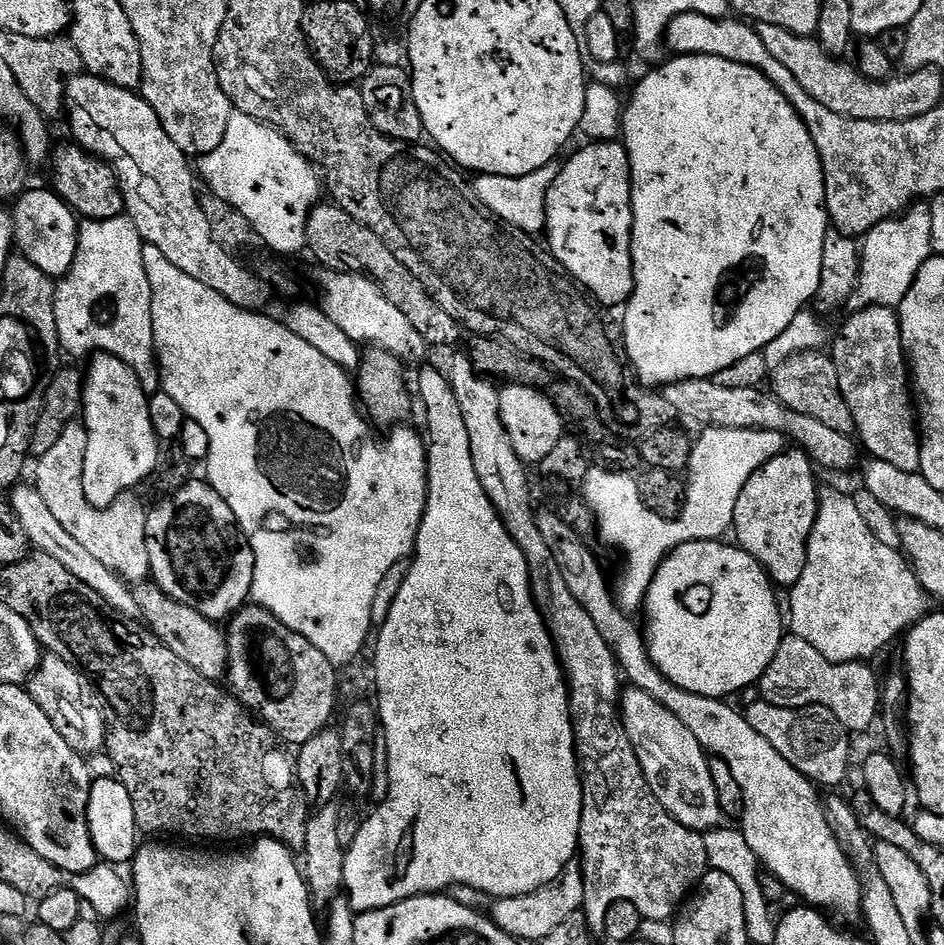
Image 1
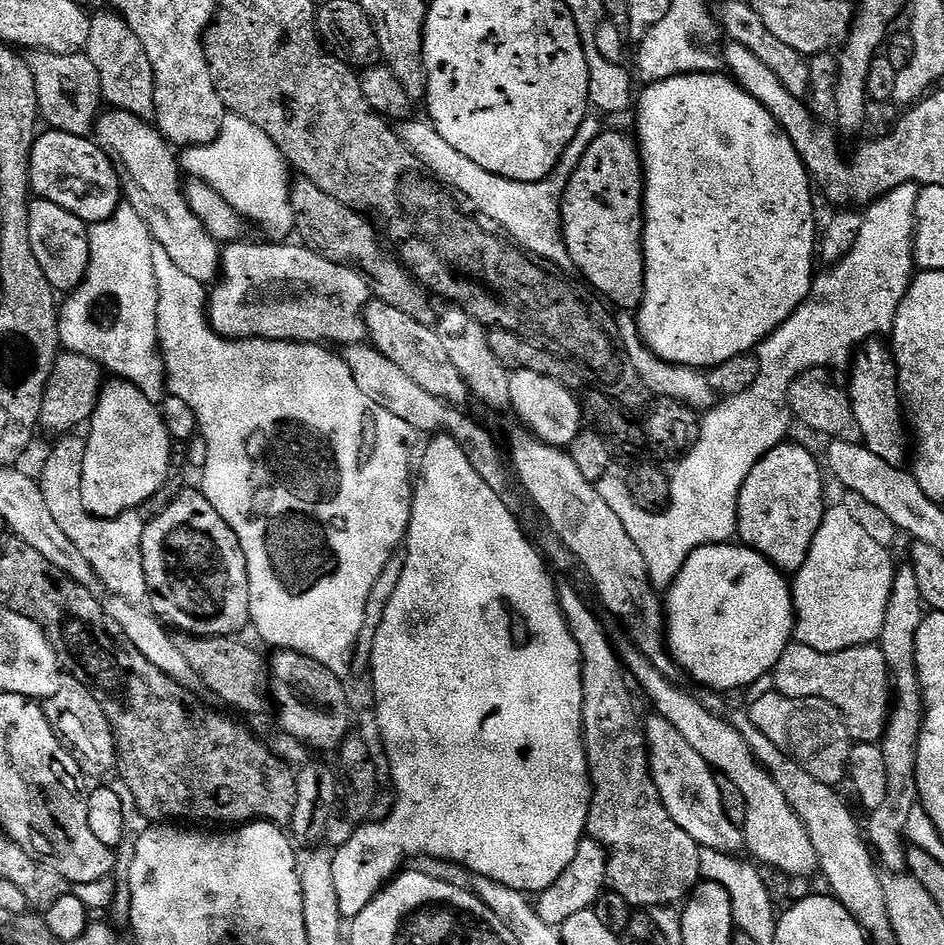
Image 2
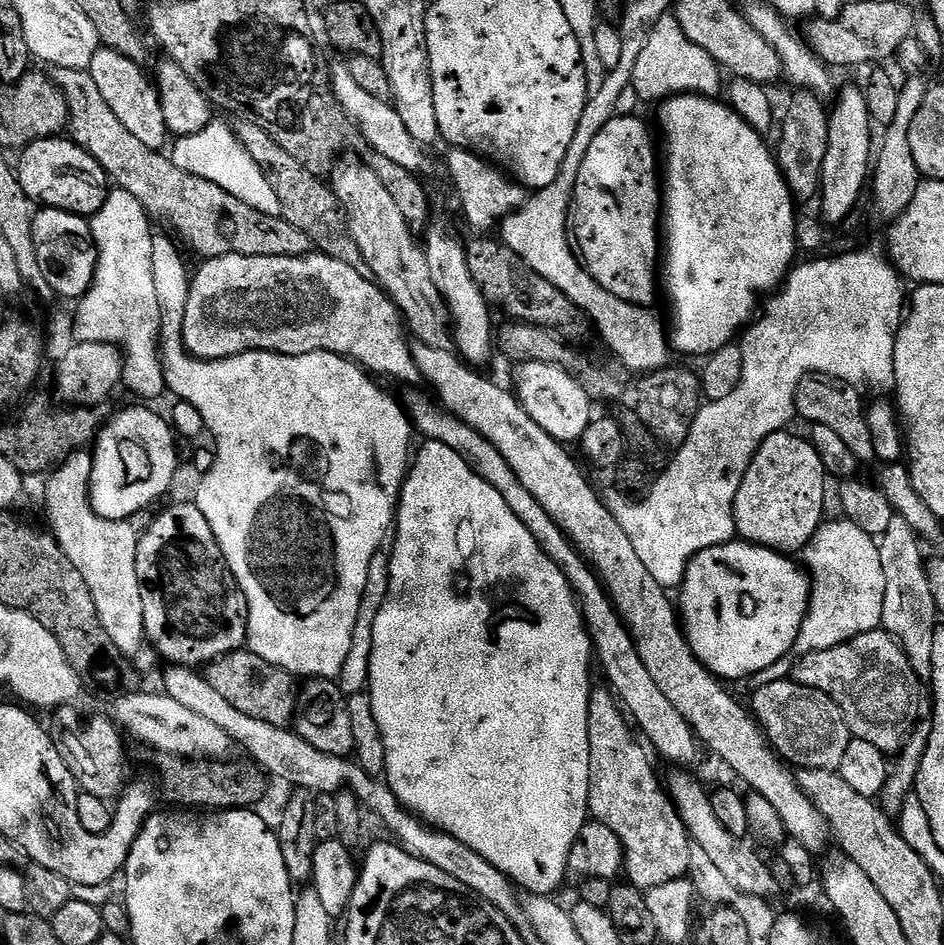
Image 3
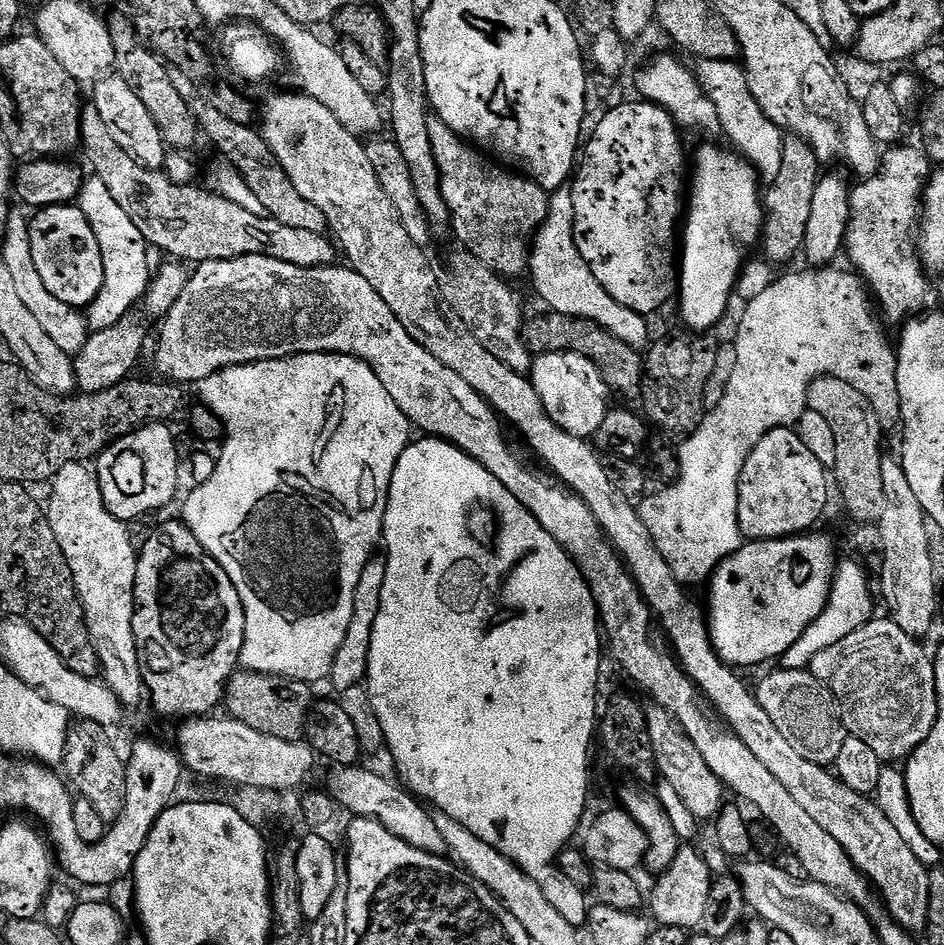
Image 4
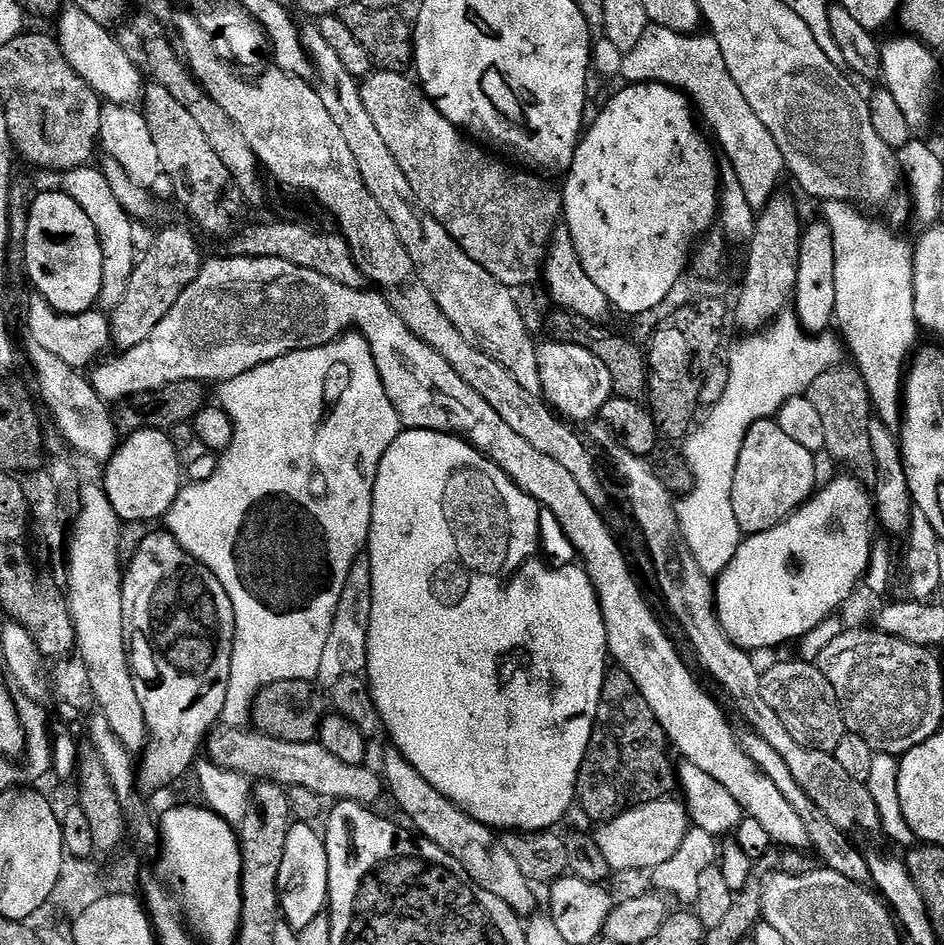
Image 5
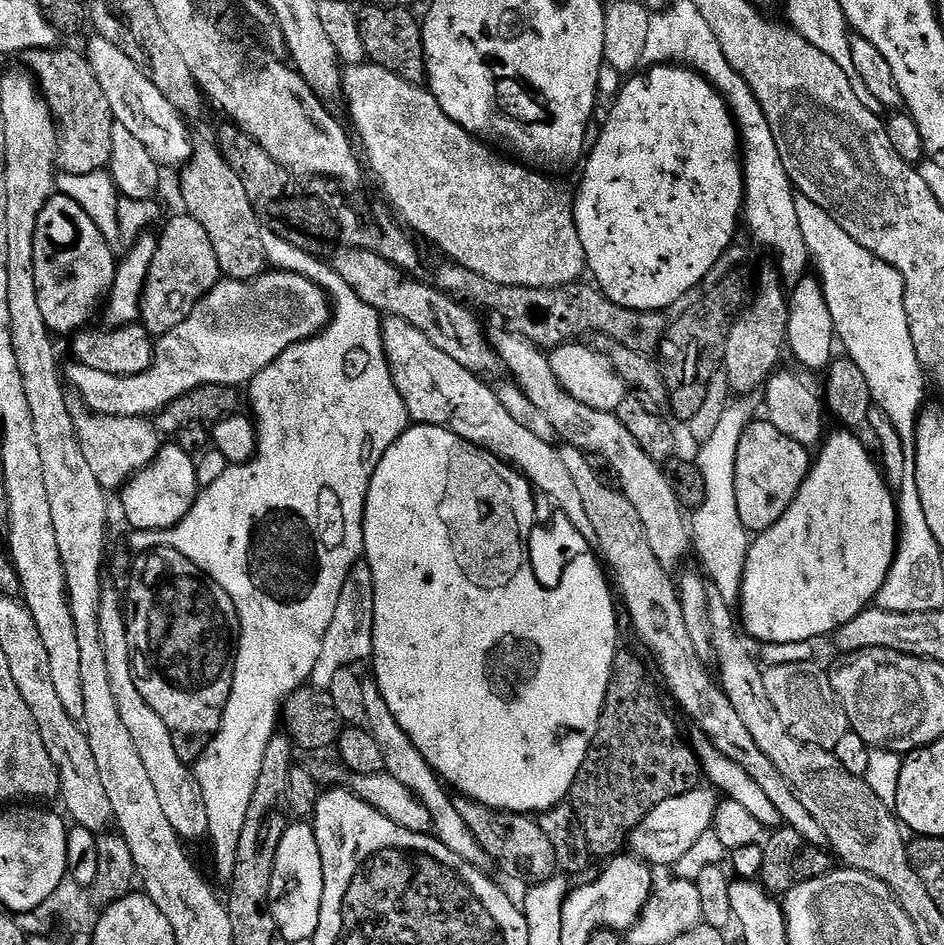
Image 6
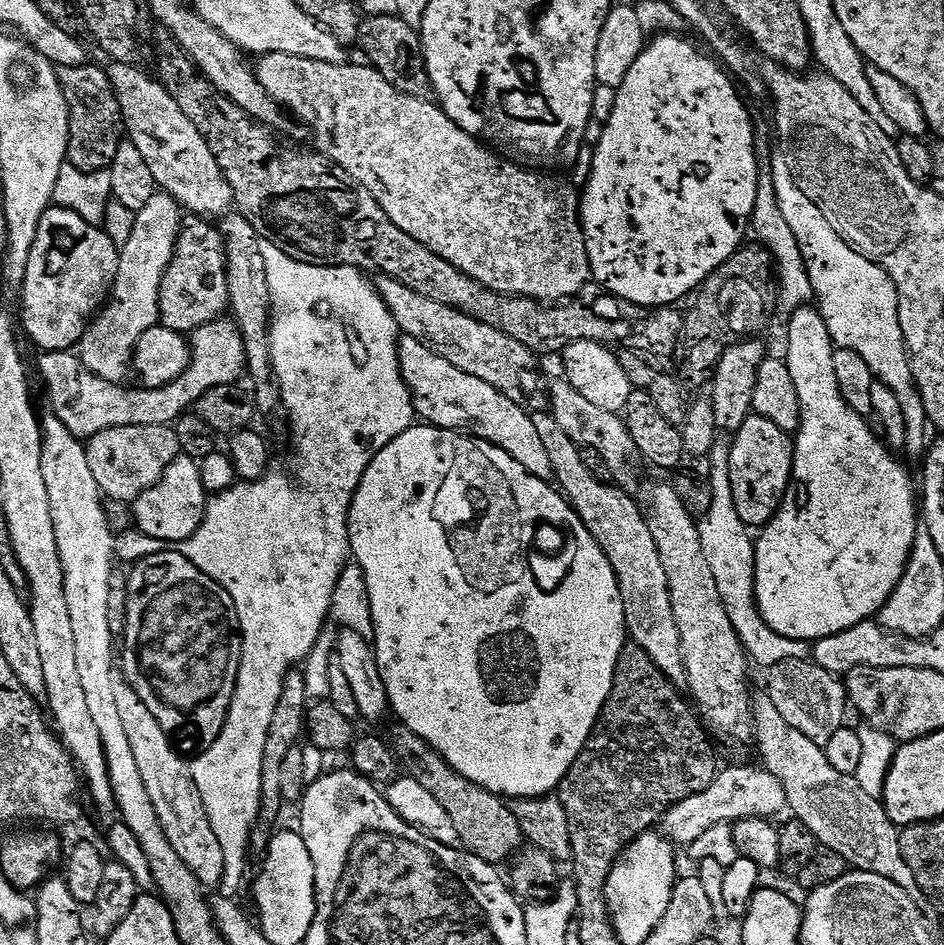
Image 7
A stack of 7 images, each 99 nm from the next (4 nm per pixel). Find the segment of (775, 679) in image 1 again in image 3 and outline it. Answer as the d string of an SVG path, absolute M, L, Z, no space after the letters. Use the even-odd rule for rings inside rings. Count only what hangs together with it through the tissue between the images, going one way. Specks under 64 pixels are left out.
M883 630L867 632L830 650L810 652L801 655L799 659L794 673L796 683L822 690L822 694L830 697L842 710L844 721L848 723L848 731L855 739L870 742L870 746L878 746L878 750L885 754L900 752L910 732L908 719L912 716L912 703L916 700L918 677L912 673L904 649L891 634Z

